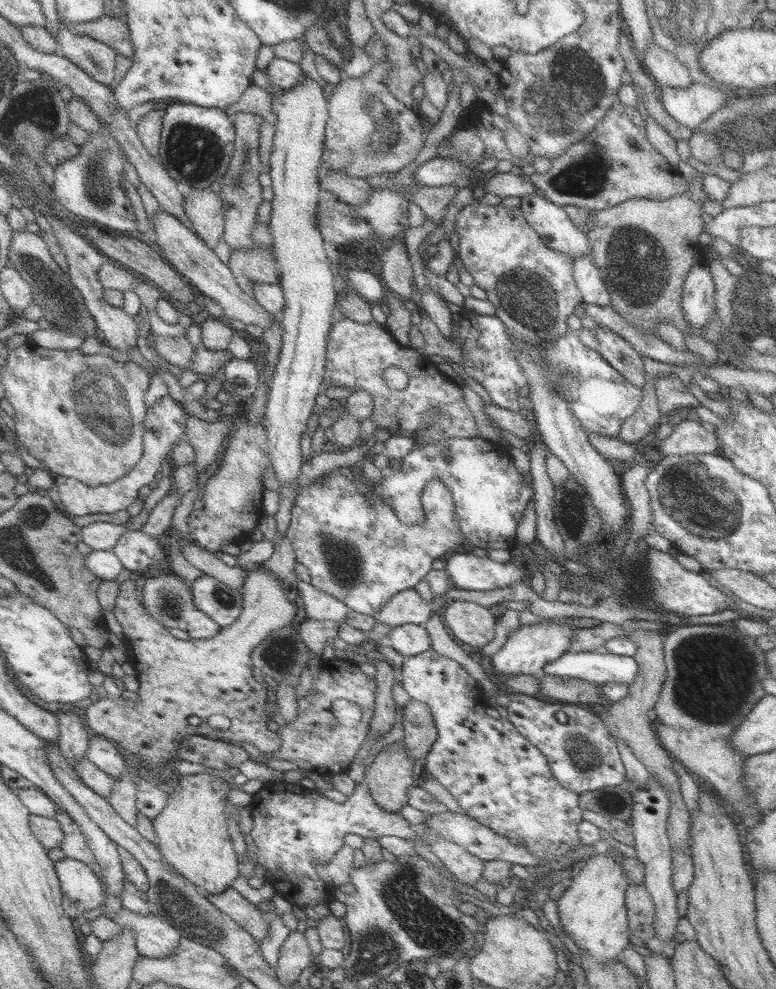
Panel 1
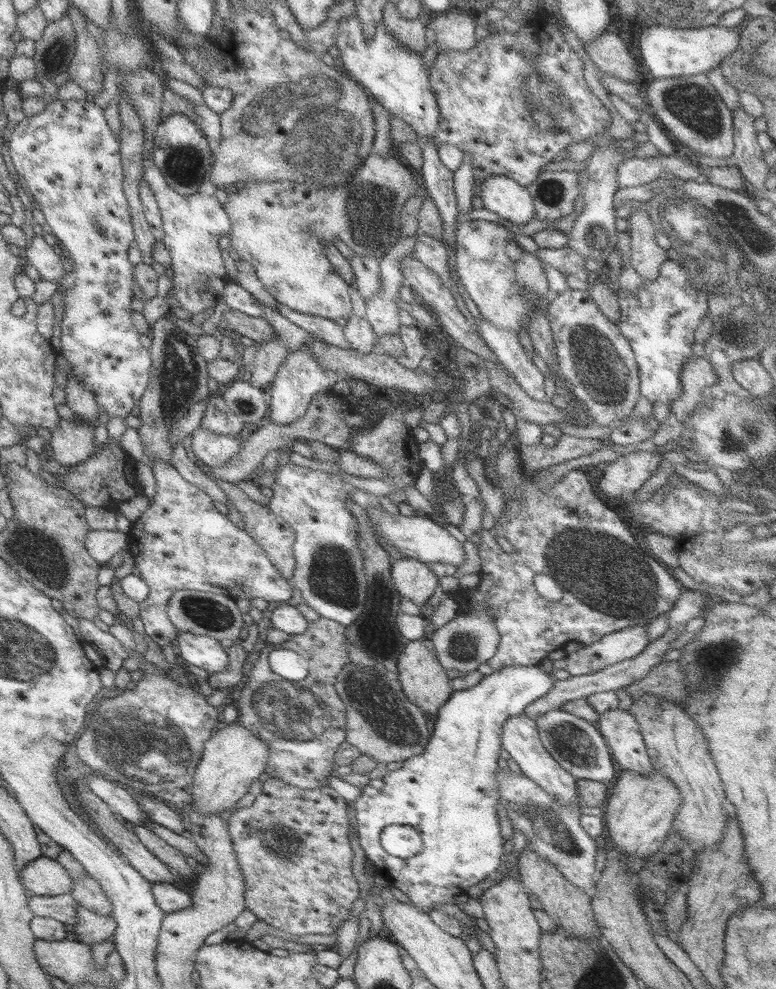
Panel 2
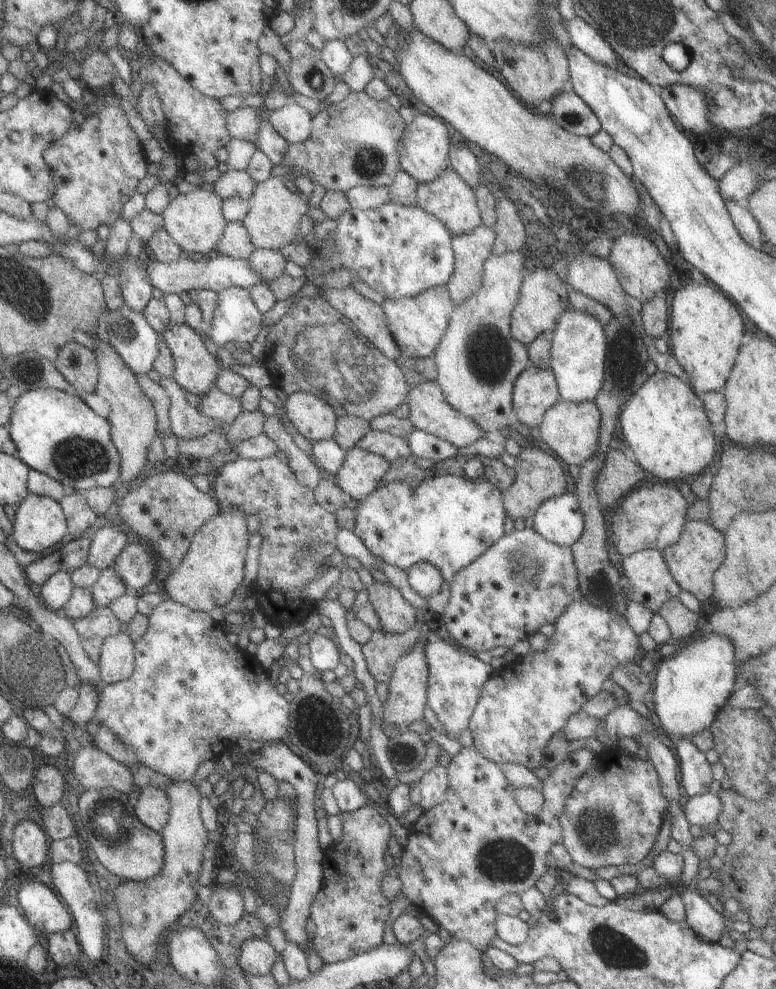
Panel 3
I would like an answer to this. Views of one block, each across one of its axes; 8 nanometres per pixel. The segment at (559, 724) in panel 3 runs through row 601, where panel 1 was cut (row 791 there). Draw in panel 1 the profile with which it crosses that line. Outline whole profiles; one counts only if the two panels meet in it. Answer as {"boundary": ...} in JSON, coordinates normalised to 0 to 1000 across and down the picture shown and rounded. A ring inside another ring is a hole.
{"boundary":[[[656,700],[656,730],[705,765],[711,784],[722,794],[745,803],[804,794],[807,781],[793,746],[768,722],[744,713]]]}

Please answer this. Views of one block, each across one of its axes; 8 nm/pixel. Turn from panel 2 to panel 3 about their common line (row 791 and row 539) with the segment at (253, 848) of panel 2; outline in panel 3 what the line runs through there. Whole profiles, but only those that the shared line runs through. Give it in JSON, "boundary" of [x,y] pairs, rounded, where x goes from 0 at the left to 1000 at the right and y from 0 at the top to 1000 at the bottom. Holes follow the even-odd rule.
{"boundary":[[[343,461],[335,464],[316,464],[307,462],[303,467],[293,467],[284,472],[284,477],[272,501],[282,508],[284,518],[294,516],[296,512],[307,512],[314,522],[332,522],[332,539],[338,542],[334,558],[332,580],[326,586],[322,599],[330,604],[335,618],[343,623],[344,629],[365,635],[369,630],[375,633],[389,632],[398,621],[409,619],[411,607],[397,606],[389,600],[393,592],[402,586],[410,586],[423,578],[427,573],[416,575],[416,568],[424,564],[433,554],[433,538],[437,532],[432,520],[418,516],[407,510],[405,495],[384,489],[375,473],[356,462]]]}

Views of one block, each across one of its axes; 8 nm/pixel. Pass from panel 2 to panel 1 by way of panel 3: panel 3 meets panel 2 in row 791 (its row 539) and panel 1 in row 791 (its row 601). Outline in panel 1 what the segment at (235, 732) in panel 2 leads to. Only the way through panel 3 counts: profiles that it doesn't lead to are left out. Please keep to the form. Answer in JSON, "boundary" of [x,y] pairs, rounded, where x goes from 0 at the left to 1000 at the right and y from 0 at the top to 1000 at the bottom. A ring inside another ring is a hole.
{"boundary":[[[260,780],[237,784],[229,790],[224,801],[215,805],[211,817],[196,830],[201,842],[201,856],[214,872],[264,907],[299,897],[308,886],[307,866],[294,842],[291,827],[293,819],[296,818],[291,813],[294,801],[294,791],[281,782]]]}

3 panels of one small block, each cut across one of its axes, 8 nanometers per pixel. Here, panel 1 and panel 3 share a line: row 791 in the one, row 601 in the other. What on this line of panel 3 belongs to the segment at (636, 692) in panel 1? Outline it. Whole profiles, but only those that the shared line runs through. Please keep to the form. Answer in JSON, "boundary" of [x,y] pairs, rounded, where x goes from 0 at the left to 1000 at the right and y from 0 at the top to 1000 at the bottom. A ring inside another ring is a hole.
{"boundary":[[[872,603],[856,609],[847,620],[858,627],[869,650],[892,643],[899,635],[901,620],[888,617]]]}

